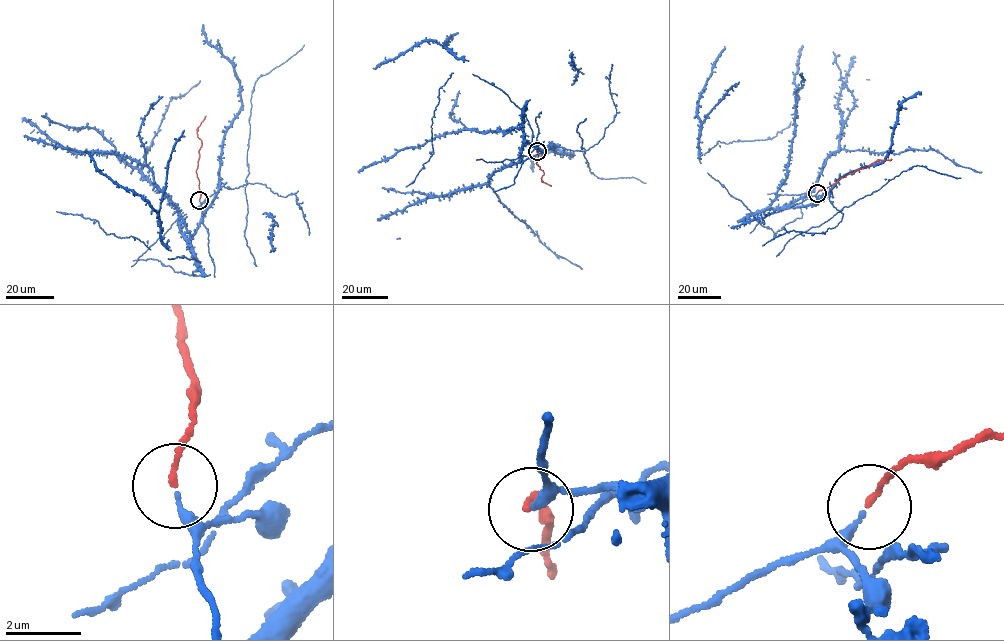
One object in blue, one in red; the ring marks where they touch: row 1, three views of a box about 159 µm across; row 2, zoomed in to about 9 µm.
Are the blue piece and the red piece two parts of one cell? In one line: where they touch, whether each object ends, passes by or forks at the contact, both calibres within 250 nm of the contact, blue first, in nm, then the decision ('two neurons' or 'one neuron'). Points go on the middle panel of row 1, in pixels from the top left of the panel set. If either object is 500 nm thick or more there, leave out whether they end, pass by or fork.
at (537, 151); blue ends there; red ends there; 220 nm thick on the blue side, 140 nm on the other; one neuron

